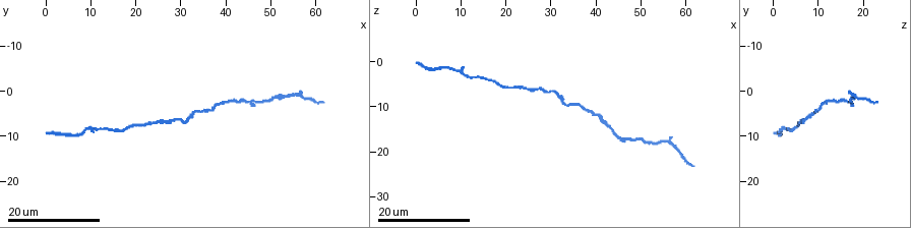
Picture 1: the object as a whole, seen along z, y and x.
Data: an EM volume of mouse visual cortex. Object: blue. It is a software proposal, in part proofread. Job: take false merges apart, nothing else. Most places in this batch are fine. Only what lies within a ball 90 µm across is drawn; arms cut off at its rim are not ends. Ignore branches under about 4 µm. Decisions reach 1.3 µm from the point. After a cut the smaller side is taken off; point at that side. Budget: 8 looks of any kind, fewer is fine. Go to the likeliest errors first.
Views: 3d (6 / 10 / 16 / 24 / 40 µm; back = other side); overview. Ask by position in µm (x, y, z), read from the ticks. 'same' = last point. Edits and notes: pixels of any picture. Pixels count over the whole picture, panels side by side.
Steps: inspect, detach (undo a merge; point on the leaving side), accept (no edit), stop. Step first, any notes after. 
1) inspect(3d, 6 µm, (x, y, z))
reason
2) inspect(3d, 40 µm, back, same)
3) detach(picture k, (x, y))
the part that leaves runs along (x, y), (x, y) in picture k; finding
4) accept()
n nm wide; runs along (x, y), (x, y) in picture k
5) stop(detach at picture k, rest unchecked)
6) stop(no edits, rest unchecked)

inspect(3d, 16 µm, (40.5, 2.0, 11.5))
calibre changes

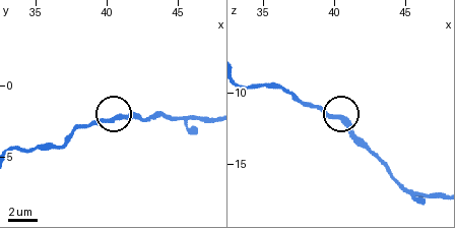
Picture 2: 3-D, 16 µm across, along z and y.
inspect(3d, 6 µm, (40.4, 2.4, 11.8))

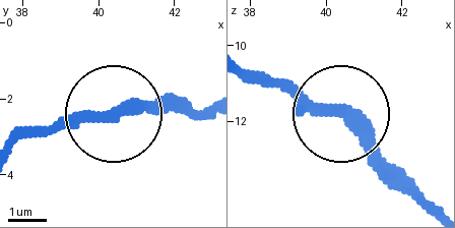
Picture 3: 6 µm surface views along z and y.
accept()
250 nm wide; runs along (250, 75), (337, 117), (412, 192) in picture 3; continuous, no second cell

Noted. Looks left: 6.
inspect(3d, 16 µm, (56.0, 1.0, 18.0))
thin neck

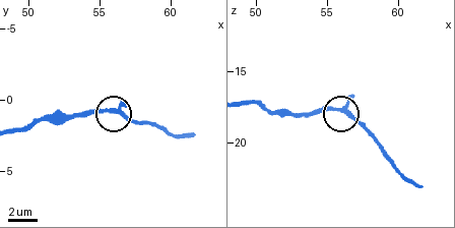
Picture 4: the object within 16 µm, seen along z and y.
inspect(3d, 10 µm, (55.4, 1.0, 17.8))
zoom in

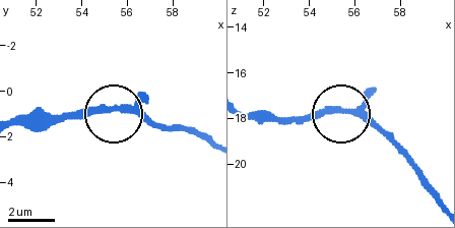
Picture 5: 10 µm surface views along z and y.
accept()
3 arms; runs along (20, 126), (131, 108), (176, 126) in picture 5; one cell here

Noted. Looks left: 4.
inspect(3d, 16 µm, (35.0, 4.0, 10.0))
calibre changes

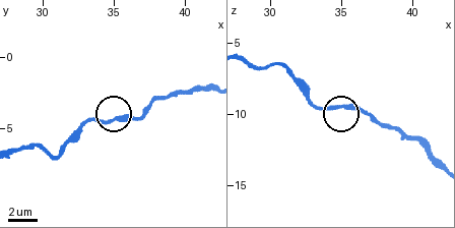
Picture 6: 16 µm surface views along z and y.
inspect(3d, 6 µm, (34.6, 4.8, 9.6))

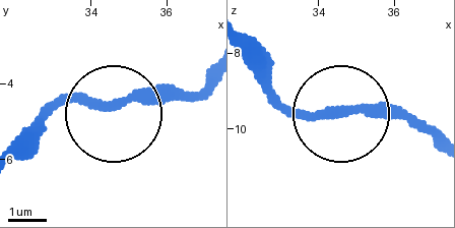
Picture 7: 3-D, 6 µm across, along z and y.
accept()
runs along (266, 68), (296, 110), (402, 113), (438, 129) in picture 7; all the same cell

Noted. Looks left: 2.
inspect(3d, 24 µm, (50.5, 2.5, 17.0))
thick turns thin

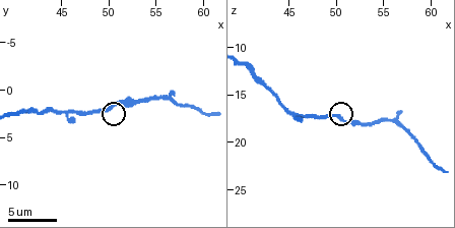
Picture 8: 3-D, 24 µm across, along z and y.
inspect(3d, 6 µm, (50.2, 1.8, 17.2))
closer look

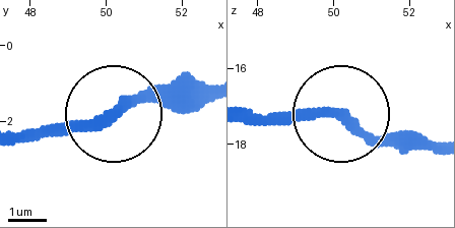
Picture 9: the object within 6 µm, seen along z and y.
accept()
runs along (20, 132), (88, 132), (146, 97), (192, 88) in picture 9; continuous, no second cell

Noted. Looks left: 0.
stop(no edits, rest unchecked)

